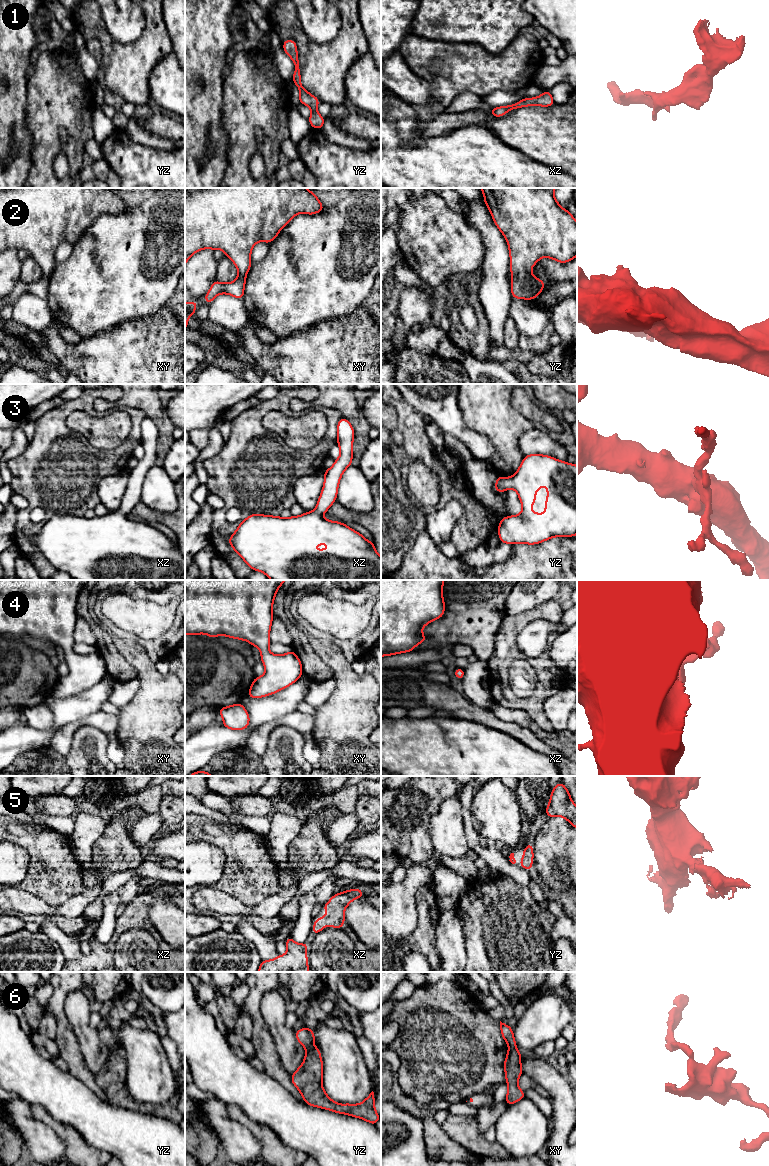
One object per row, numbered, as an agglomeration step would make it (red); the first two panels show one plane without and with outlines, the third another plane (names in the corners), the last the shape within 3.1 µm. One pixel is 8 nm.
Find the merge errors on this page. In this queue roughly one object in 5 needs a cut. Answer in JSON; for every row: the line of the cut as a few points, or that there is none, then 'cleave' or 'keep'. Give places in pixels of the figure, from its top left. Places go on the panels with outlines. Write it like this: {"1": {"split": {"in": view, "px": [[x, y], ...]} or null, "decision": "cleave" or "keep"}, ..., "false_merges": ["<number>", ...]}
{"1": {"split": null, "decision": "keep"}, "2": {"split": null, "decision": "keep"}, "3": {"split": null, "decision": "keep"}, "4": {"split": null, "decision": "keep"}, "5": {"split": null, "decision": "keep"}, "6": {"split": {"in": "yz", "px": [[312, 1044], [306, 1048]]}, "decision": "cleave"}, "false_merges": ["6"]}

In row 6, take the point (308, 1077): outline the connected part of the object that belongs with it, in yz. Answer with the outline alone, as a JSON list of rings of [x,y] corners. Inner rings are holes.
[[[318,1047],[306,1048],[305,1058],[299,1068],[291,1075],[293,1085],[299,1090],[306,1104],[330,1110],[334,1113],[361,1118],[372,1125],[380,1120],[375,1110],[375,1096],[372,1091],[360,1104],[343,1105],[328,1097],[323,1085],[323,1060]]]

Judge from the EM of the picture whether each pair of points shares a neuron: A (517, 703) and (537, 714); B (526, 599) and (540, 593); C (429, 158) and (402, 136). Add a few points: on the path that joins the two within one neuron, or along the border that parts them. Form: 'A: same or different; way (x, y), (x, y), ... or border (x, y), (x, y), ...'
A: same; way (522, 703), (527, 704), (532, 709)
B: same; way (529, 596), (537, 593)
C: same; way (421, 158), (405, 144)

